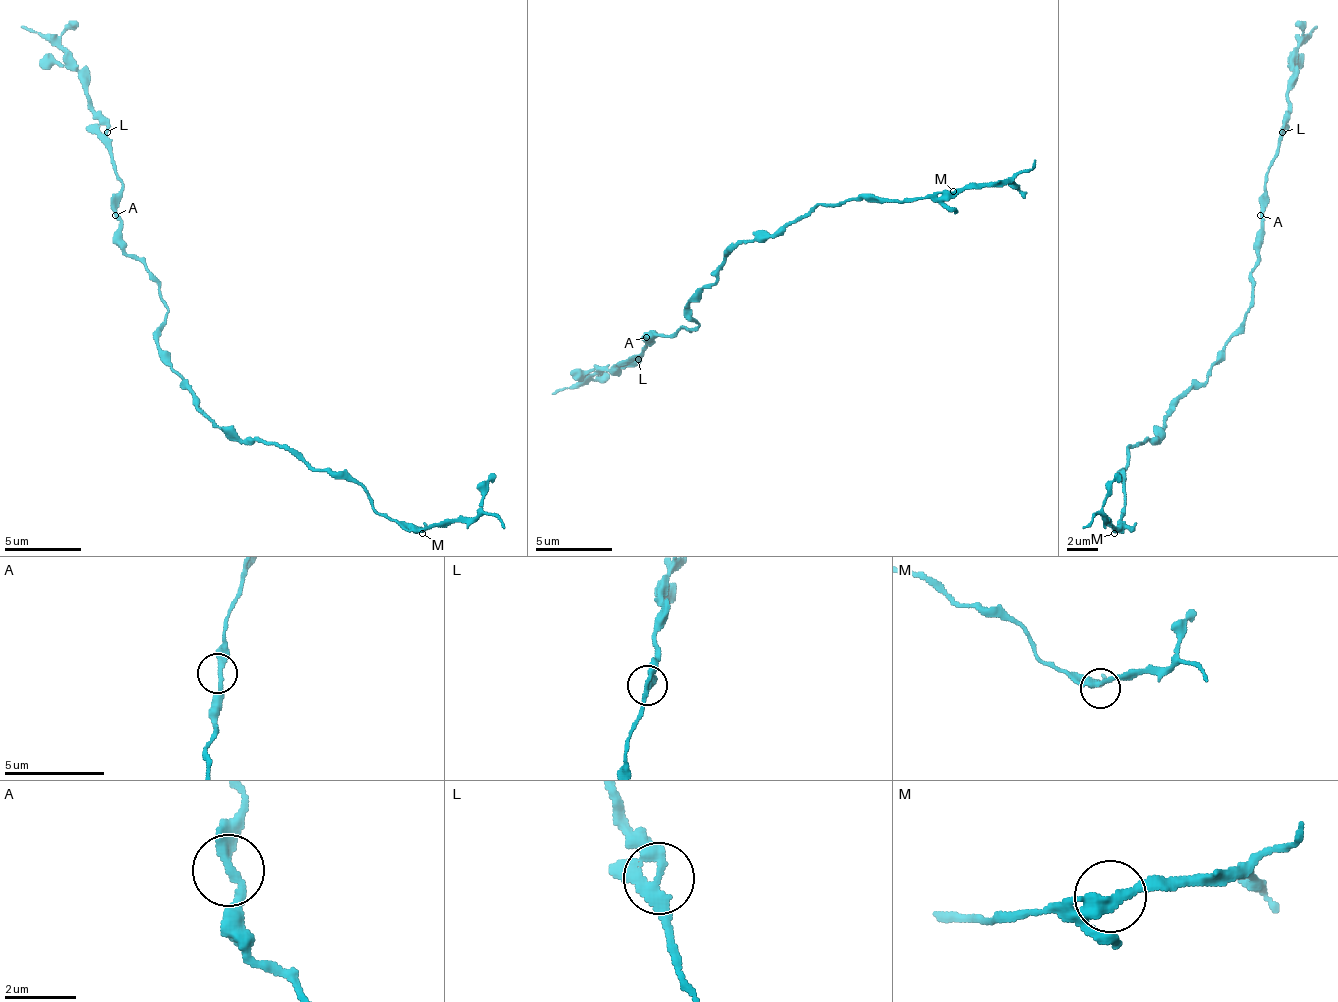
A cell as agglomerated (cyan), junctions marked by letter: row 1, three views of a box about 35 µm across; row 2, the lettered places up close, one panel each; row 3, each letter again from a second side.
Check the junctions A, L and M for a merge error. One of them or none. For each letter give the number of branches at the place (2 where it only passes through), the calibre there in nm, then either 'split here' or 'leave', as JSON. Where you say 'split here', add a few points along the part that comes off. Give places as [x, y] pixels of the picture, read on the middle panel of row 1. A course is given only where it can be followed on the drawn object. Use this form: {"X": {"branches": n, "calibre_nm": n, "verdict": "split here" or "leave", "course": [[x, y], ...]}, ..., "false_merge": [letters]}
{"A": {"branches": 2, "calibre_nm": 280, "verdict": "leave"}, "L": {"branches": 3, "calibre_nm": 260, "verdict": "leave"}, "M": {"branches": 3, "calibre_nm": 280, "verdict": "leave"}, "false_merge": []}

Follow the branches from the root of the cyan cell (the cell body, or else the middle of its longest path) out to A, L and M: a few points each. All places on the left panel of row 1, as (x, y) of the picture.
A: (177, 376), (173, 365), (158, 346), (158, 326), (165, 319), (161, 284), (123, 250), (123, 234), (115, 215)
L: (177, 376), (158, 346), (165, 319), (161, 284), (123, 250), (115, 211), (123, 181), (108, 131)
M: (177, 376), (219, 426), (242, 438), (296, 449), (315, 468), (345, 472), (380, 514), (411, 522), (422, 533)

